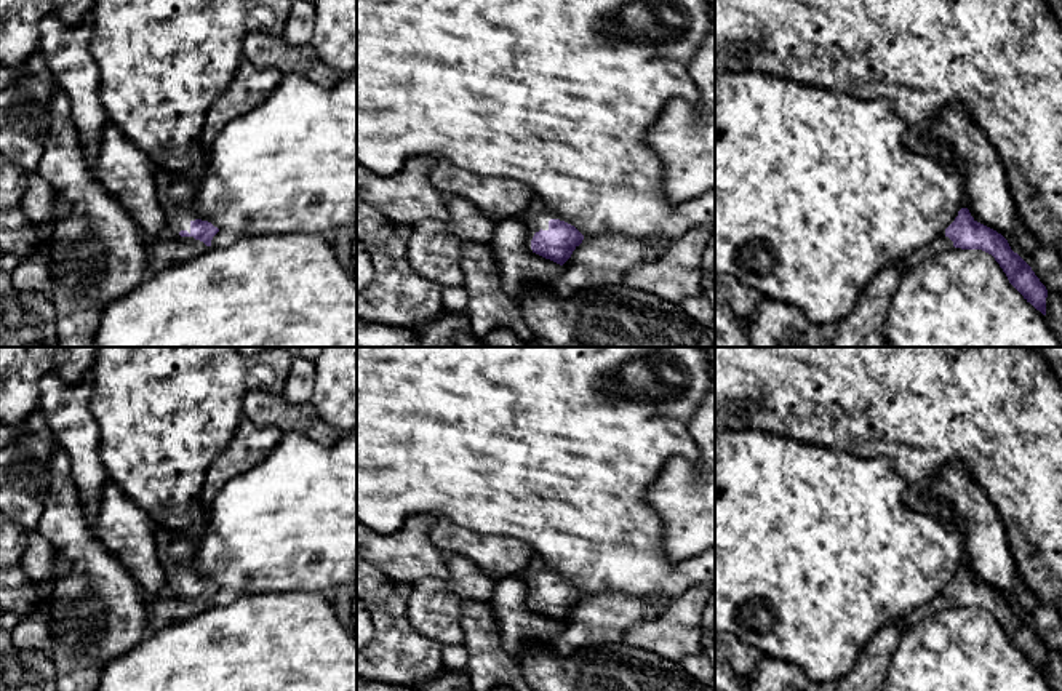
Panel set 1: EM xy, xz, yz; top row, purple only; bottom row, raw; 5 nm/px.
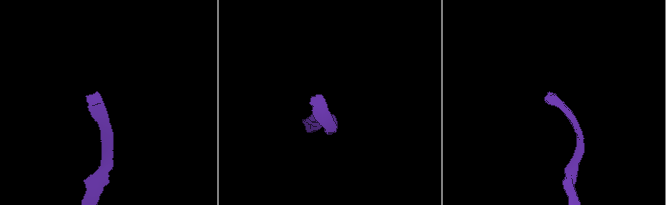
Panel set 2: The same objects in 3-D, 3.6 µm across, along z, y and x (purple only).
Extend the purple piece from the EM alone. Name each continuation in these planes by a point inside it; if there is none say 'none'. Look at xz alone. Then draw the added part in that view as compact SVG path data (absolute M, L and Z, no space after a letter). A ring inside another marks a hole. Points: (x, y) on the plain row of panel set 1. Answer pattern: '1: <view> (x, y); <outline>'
1: xz (534, 575); M534 557L526 569L520 574L520 577L533 592L539 590L549 576L550 569L539 557Z

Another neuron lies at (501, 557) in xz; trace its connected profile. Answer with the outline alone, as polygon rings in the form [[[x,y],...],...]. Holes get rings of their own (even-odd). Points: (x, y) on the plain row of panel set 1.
[[[437,517],[430,542],[448,557],[472,560],[493,577],[520,576],[536,557],[533,549],[518,539],[478,534],[446,517]]]

